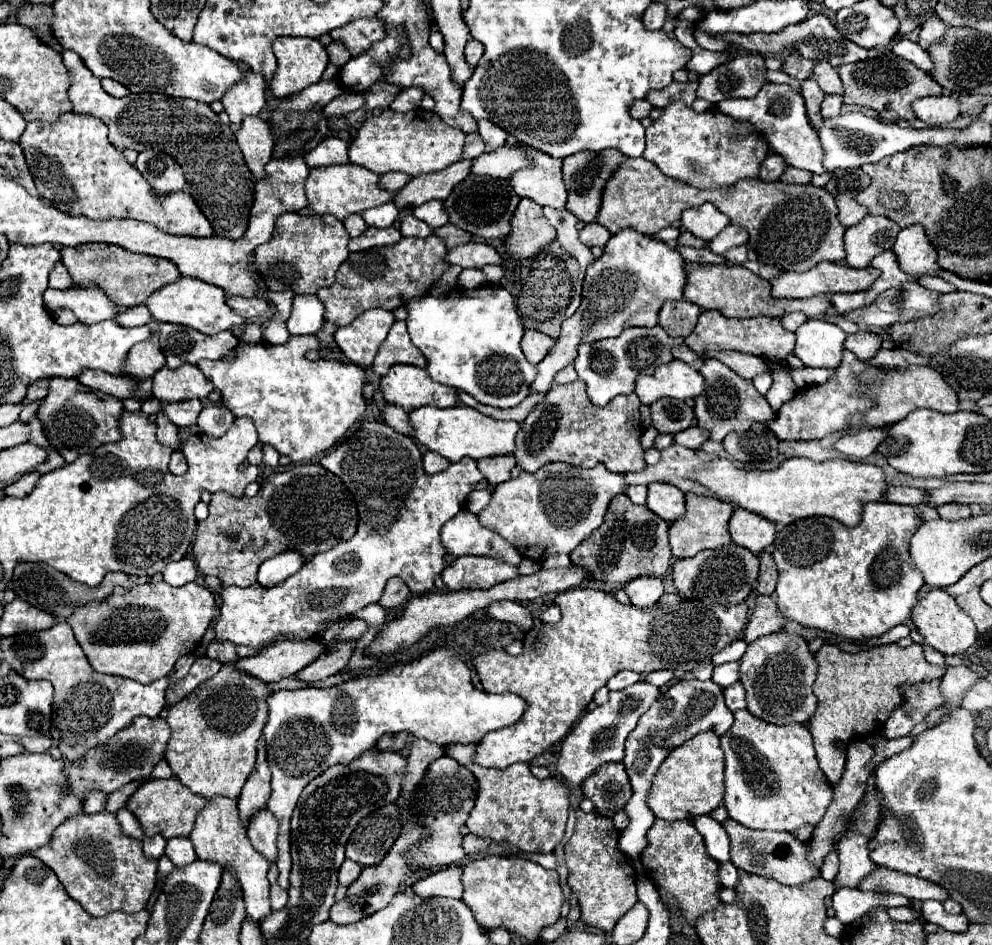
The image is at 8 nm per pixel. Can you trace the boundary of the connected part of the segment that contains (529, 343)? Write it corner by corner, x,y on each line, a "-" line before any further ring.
525,330
521,348
523,348
525,358
531,364
539,364
545,358
545,354
551,350
553,344
555,344
555,340
549,338
547,334
541,334
541,332
535,332
535,330

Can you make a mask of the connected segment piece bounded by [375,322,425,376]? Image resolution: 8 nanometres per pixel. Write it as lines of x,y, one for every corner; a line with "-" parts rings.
395,322
379,346
377,358
375,358
375,374
385,376
391,366
395,364
413,364
413,366
423,366
425,358
417,348
411,344
407,326
405,322

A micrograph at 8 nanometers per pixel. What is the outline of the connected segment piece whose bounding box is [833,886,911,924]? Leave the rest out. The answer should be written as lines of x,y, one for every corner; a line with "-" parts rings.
849,886
837,888
833,894
833,910
835,910
835,916
843,924
849,924
849,922
861,918
873,906
891,908
891,906
907,906
907,904
911,904
911,900
907,900
905,896
863,892
859,888
849,888

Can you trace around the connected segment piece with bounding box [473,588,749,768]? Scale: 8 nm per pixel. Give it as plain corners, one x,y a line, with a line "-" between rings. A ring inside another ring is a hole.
573,588
557,594
555,604
559,606
562,618
558,623
543,623
538,628
531,628
529,644
527,634
523,642
523,654
511,656
504,649
490,650
487,654
481,654
473,660
477,674
481,678
481,684
487,692
503,694
513,692
521,696
527,704
525,714
519,722
513,726
495,730
485,734
481,744
475,752
475,762
485,768
507,768
515,762
529,762
541,752
545,752
549,746
559,742
567,736
567,732
573,728
575,720
585,712
587,704
593,700
593,694
607,684
611,676
615,676
621,670
633,670
633,672
653,672
653,670
695,670
701,664
709,662
709,658
723,650
727,644
737,640
743,634
743,628
747,624
747,604
701,604
699,600
687,600
679,594
663,594
661,600
651,608
637,608
633,604
621,604
615,600
613,594
601,592
601,590
589,590
589,588

